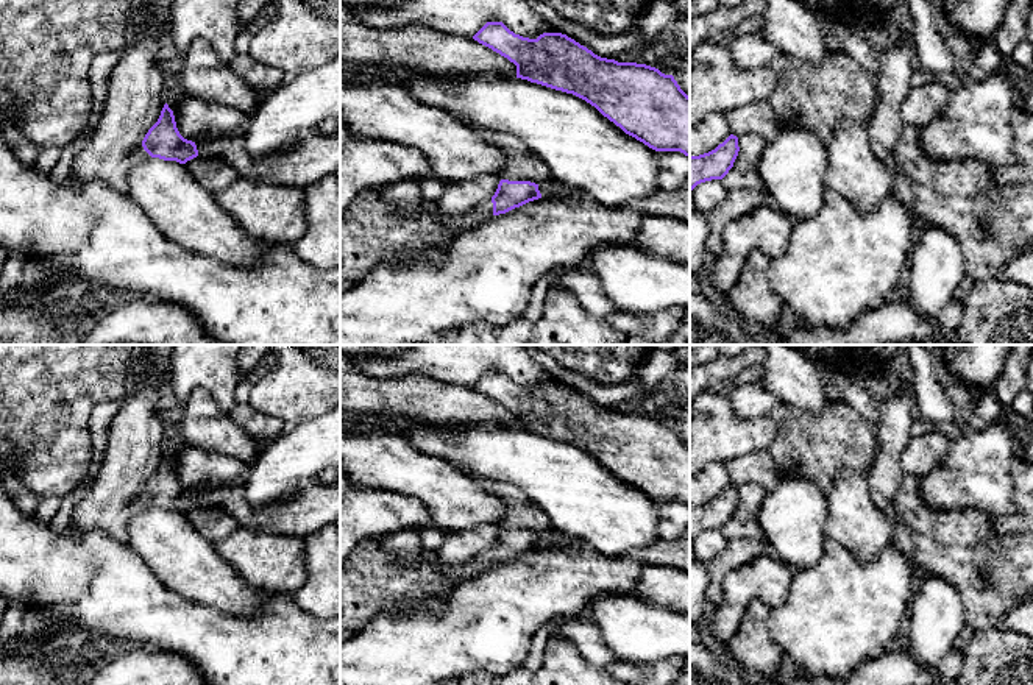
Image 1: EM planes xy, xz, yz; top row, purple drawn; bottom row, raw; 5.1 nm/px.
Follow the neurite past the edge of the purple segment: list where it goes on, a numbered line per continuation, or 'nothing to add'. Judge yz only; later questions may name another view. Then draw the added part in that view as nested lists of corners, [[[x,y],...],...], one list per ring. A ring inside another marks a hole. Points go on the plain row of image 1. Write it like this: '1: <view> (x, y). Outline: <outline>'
nothing to add

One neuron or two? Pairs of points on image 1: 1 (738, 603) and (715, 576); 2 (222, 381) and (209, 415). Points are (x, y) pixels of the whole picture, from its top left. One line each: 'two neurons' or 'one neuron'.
1: two neurons
2: two neurons

